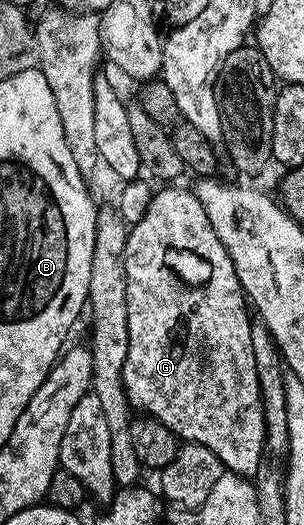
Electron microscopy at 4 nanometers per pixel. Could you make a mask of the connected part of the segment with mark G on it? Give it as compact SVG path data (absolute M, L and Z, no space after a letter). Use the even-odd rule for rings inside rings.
M164 185L164 187L155 192L149 207L146 209L145 216L140 221L130 227L128 232L128 240L126 241L126 253L124 260L126 261L126 313L128 314L128 352L126 353L126 365L124 366L124 391L128 395L129 404L133 408L136 407L137 412L143 413L145 416L162 421L162 425L166 425L171 431L176 434L176 438L184 443L197 443L206 449L210 449L210 453L214 453L214 457L218 457L218 461L222 461L222 465L233 475L242 475L245 477L255 476L256 471L264 462L264 438L266 438L266 421L264 420L264 402L260 396L260 386L258 385L258 369L254 365L254 345L252 344L252 325L253 320L248 319L248 311L250 315L250 304L245 296L240 282L238 281L238 273L234 261L230 257L230 253L222 245L222 241L218 237L218 233L214 233L214 225L210 225L210 217L206 217L206 209L202 209L202 201L198 201L195 190L184 187L176 187L180 185Z

